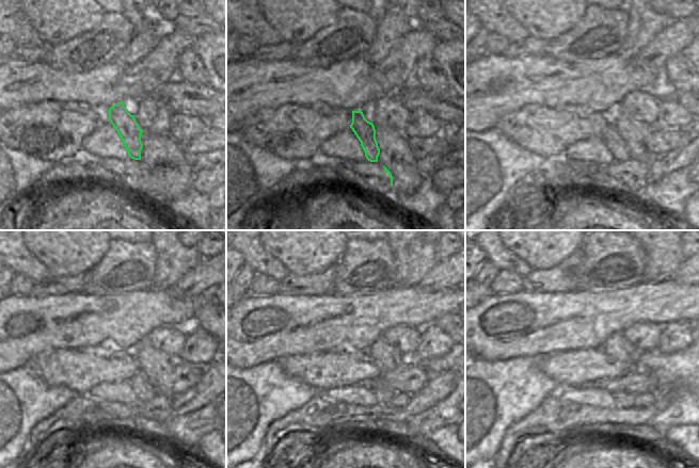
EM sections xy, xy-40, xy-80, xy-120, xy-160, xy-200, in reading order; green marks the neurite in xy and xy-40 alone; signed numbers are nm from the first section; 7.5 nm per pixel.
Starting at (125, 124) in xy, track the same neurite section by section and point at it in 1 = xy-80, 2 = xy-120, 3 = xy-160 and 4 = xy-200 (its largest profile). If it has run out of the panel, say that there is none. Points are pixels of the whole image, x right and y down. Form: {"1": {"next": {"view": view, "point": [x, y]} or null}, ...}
{"1": {"next": {"view": "xy-80", "point": [638, 173]}}, "2": {"next": {"view": "xy-120", "point": [158, 404]}}, "3": {"next": {"view": "xy-160", "point": [384, 394]}}, "4": {"next": {"view": "xy-200", "point": [623, 400]}}}

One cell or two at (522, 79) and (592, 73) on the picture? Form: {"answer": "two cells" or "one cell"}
{"answer": "one cell"}

